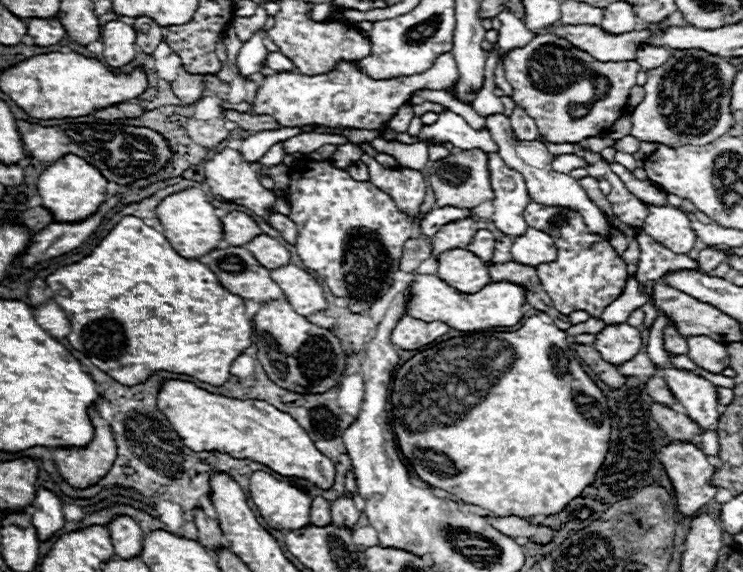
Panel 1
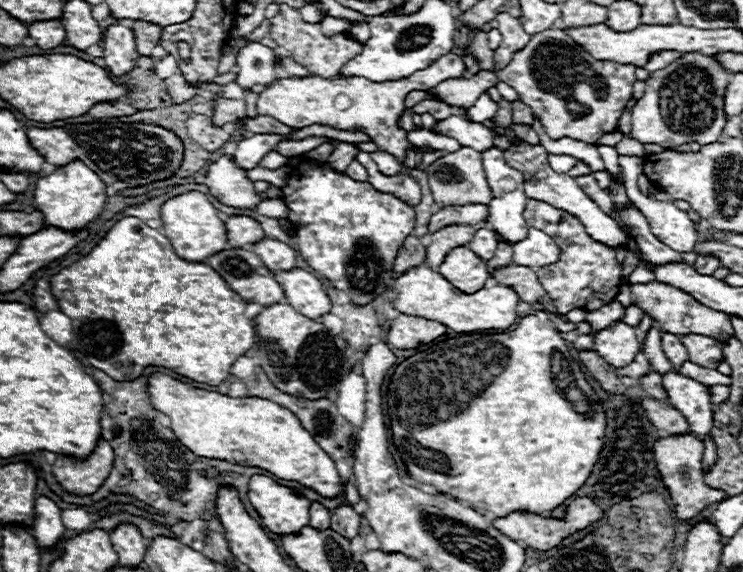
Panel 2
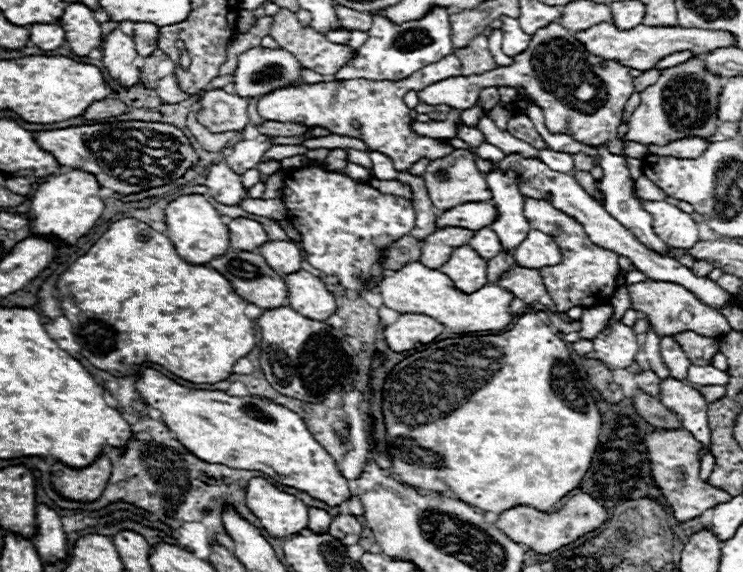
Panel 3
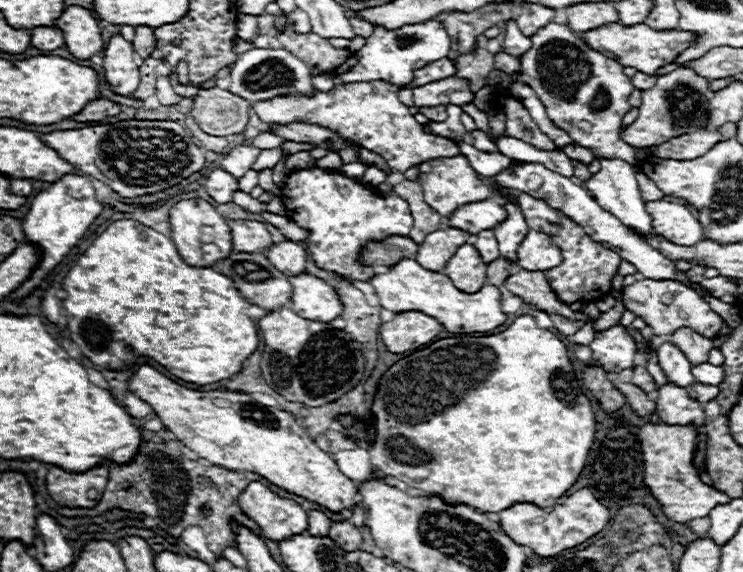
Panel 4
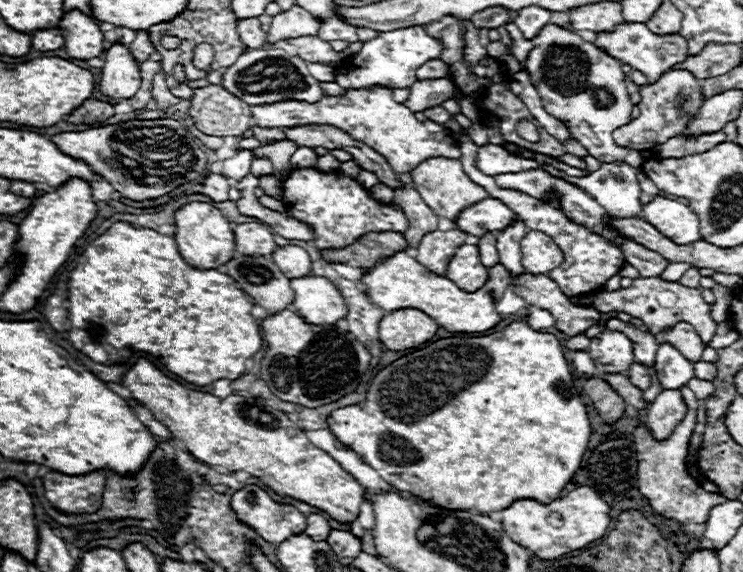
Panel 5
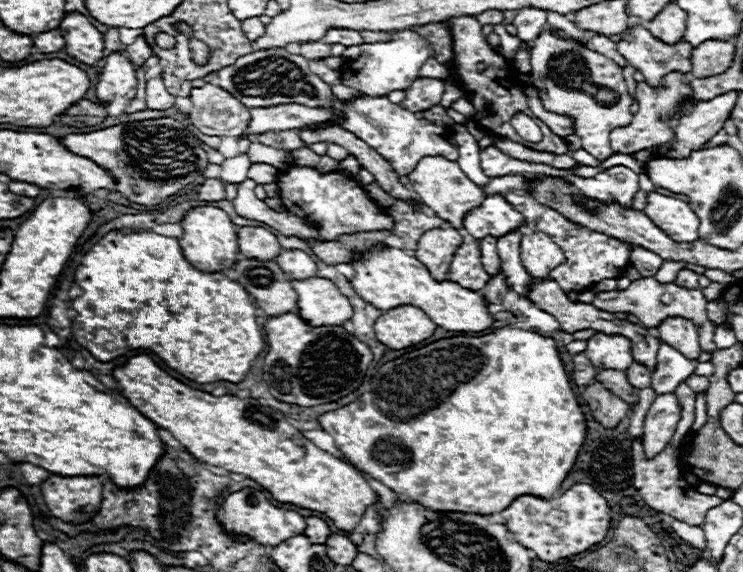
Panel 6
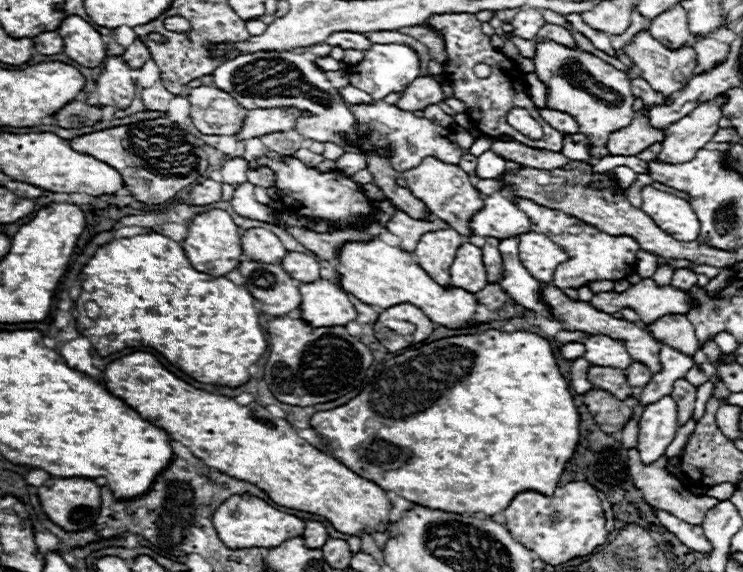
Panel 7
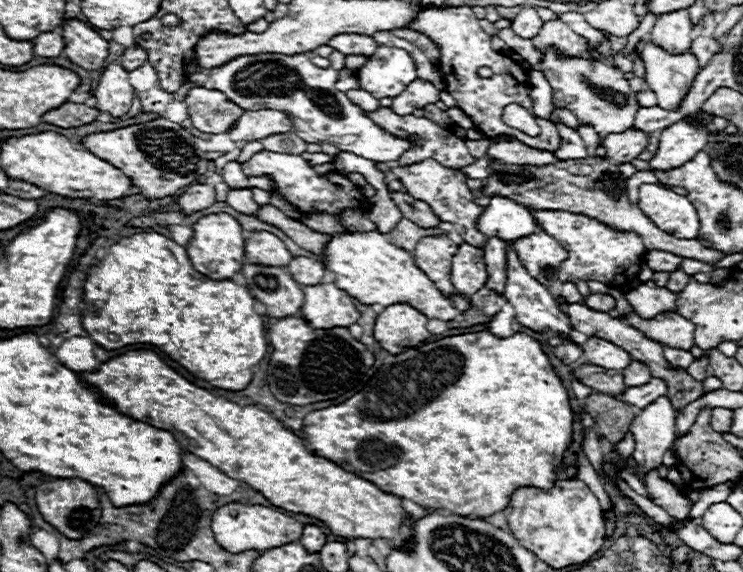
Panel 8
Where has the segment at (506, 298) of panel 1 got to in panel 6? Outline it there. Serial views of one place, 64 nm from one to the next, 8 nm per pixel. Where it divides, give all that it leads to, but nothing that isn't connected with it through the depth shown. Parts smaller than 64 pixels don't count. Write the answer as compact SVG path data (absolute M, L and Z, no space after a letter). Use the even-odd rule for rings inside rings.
M378 248L368 252L352 266L356 270L354 280L350 280L352 288L368 304L384 312L402 304L414 304L416 308L422 308L430 316L430 320L434 320L434 324L442 326L448 332L482 332L494 324L494 316L488 314L488 302L484 300L484 296L480 296L480 292L466 290L450 280L434 280L426 266L414 256L408 256L404 250Z

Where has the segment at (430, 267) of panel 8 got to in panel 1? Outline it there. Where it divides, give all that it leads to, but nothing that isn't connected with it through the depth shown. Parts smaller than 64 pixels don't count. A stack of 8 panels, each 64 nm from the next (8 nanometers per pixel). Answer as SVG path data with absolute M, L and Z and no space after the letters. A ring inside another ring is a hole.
M464 218L464 220L444 224L436 232L436 236L430 238L432 256L438 256L438 254L442 254L446 250L454 250L454 248L466 248L476 232L478 232L478 222L474 218Z

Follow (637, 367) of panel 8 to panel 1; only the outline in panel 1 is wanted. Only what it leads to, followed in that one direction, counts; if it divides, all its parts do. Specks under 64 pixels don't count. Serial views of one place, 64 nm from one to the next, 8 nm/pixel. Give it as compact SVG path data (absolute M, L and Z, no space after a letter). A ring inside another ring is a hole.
M658 376L650 378L650 380L646 382L646 392L648 392L648 394L652 396L652 400L658 402L658 404L664 404L664 406L676 406L676 404L678 404L676 398L674 398L674 394L672 394L670 388L666 386L666 380L664 380L664 378L658 378Z

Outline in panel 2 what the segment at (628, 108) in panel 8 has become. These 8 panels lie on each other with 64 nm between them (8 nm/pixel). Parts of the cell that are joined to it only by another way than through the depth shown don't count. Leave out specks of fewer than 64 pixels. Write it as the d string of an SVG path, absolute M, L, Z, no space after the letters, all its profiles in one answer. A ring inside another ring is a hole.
M548 28L546 32L534 34L532 40L522 50L518 50L512 62L498 74L484 72L476 78L446 80L430 92L438 94L442 102L450 106L470 108L486 88L494 86L498 80L504 80L518 92L518 100L530 106L532 114L538 116L544 132L550 138L572 138L594 144L594 140L600 136L616 130L618 118L622 116L626 102L632 98L632 84L636 82L634 72L634 64L594 60L586 50L574 44L568 34ZM574 102L586 106L588 114L574 114Z

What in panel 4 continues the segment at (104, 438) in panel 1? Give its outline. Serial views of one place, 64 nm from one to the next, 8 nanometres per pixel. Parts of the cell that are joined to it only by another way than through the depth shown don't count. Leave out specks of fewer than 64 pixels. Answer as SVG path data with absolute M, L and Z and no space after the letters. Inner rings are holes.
M98 464L86 472L66 472L60 466L50 466L46 476L48 494L62 506L94 508L102 498L108 482L108 466Z

